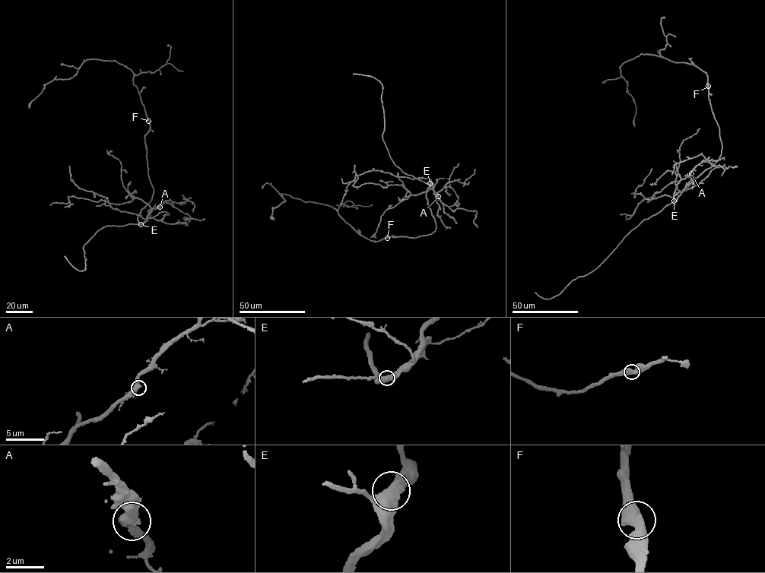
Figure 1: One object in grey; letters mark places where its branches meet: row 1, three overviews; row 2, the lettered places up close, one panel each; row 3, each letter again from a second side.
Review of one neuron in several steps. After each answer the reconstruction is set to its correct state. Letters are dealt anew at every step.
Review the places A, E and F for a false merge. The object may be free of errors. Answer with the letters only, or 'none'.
none

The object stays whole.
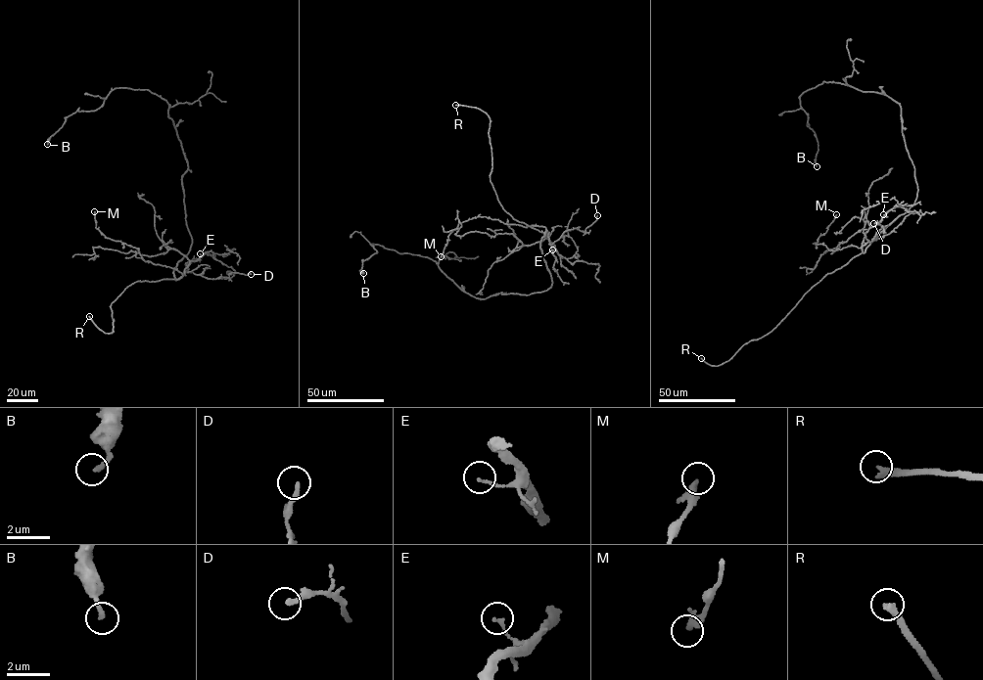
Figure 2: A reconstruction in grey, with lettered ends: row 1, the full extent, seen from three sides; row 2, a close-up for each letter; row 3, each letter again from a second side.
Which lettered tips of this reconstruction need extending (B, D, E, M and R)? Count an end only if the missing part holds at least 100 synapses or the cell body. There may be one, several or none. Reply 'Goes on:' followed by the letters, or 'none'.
Goes on: R

